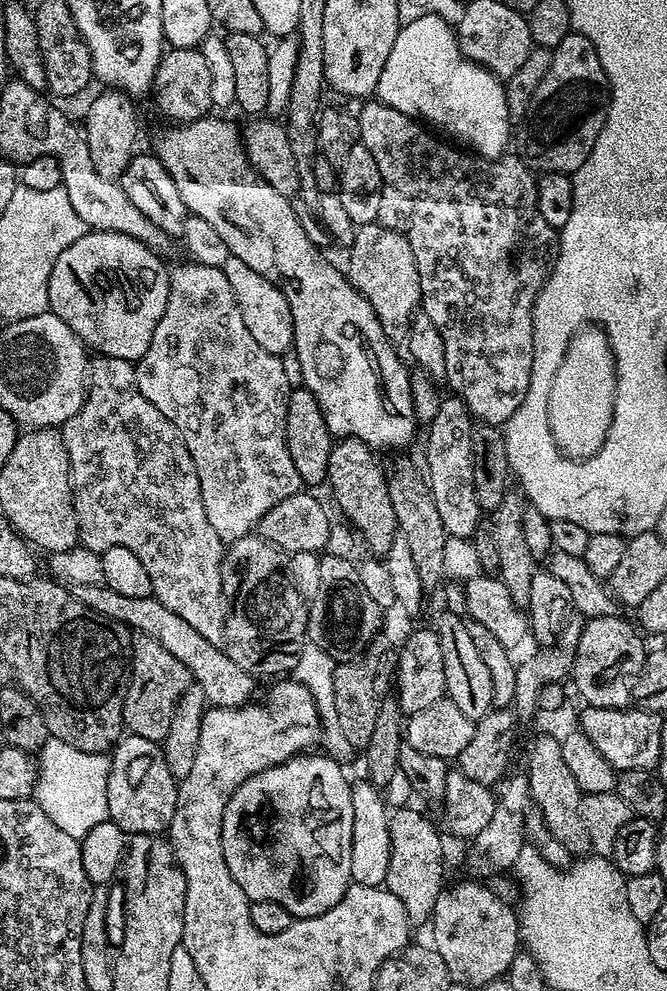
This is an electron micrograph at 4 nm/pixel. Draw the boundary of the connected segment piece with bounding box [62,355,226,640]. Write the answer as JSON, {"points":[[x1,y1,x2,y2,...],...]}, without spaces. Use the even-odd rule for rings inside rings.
{"points":[[97,355,89,363,86,373,84,404,78,410,78,414,74,414,74,418,70,418,63,424,62,431,66,442,66,454,70,458,72,501,78,518,80,544,97,553,110,550,114,546,126,546,126,550,138,554,138,562,142,562,142,566,146,566,146,574,150,574,152,595,156,600,162,602,162,606,166,606,166,610,174,610,174,614,178,614,178,618,182,618,187,624,195,624,194,630,198,630,198,634,202,634,202,638,208,636,211,640,218,640,220,631,223,631,224,600,220,597,217,564,224,556,226,545,218,538,218,534,214,534,214,526,210,526,210,522,206,518,206,506,202,506,198,470,194,466,194,458,190,458,190,450,186,446,186,442,173,424,153,404,146,402,146,398,142,398,136,385,136,369,133,361]]}

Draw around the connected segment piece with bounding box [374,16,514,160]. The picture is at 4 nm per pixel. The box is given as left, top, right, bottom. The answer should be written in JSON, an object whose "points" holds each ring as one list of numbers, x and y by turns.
{"points":[[427,16,401,27,394,42,394,50,390,50,390,58,386,58,382,78,378,78,374,96,402,114,427,122,433,129,441,128,436,129,441,133,449,132,457,145,471,150,485,160,499,160,509,151,510,141,514,136,514,121,506,106,504,84,493,72,487,72,480,65,473,64,460,53,453,25,442,18]]}

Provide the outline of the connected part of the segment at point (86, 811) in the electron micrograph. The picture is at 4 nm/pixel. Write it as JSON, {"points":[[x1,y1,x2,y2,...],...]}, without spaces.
{"points":[[49,737,38,753,34,799,43,813,66,834,83,839,86,833,108,819,106,786,111,759,105,753,80,751,61,739]]}

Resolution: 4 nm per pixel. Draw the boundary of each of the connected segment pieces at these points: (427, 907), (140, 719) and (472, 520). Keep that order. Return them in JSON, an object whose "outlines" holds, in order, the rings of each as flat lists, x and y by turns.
{"outlines":[[[400,808,388,817,388,833,390,834,390,862,384,875,383,887,387,888,402,906,406,906,406,914,413,925,431,921,432,911,438,902,441,892,446,887,444,881,444,840,440,837,441,829,431,824,416,808]],[[139,634,132,637,132,675,128,681,128,693,124,699,124,727,133,736,150,738,162,742,170,734,170,720,182,694,193,687,194,681,190,670,170,654,162,650,158,642,149,636]],[[448,394,441,399,438,406,438,415,432,424,427,425,428,445,424,448,424,456,428,459,428,472,426,468,426,483,429,492,434,498,434,506,438,506,438,514,442,518,442,526,449,537,456,536,459,539,472,538,478,530,482,519,482,513,478,506,478,498,474,488,474,454,472,453,472,430,474,417,468,411,467,406,460,401,455,394]]]}

